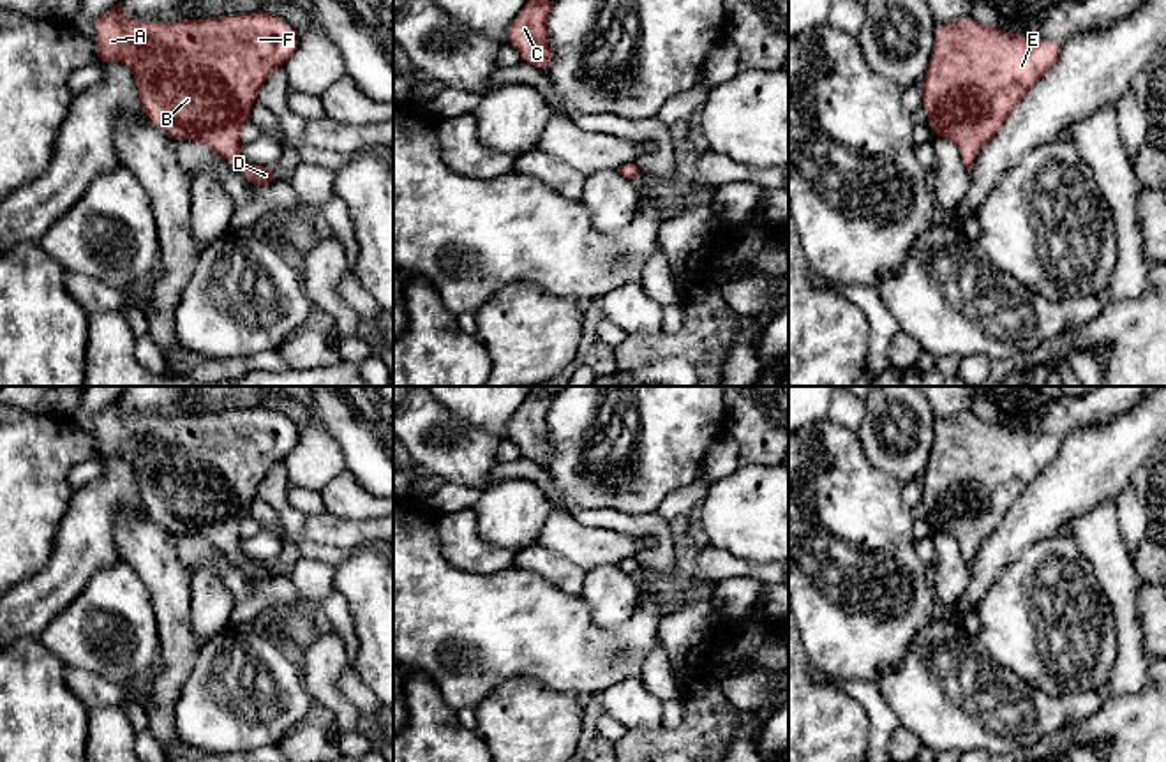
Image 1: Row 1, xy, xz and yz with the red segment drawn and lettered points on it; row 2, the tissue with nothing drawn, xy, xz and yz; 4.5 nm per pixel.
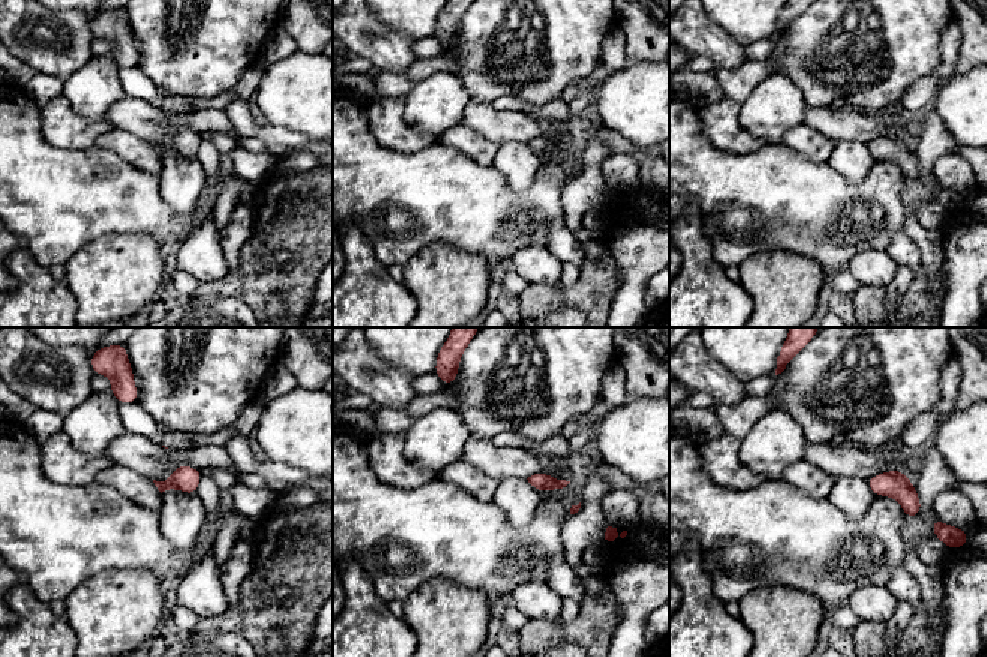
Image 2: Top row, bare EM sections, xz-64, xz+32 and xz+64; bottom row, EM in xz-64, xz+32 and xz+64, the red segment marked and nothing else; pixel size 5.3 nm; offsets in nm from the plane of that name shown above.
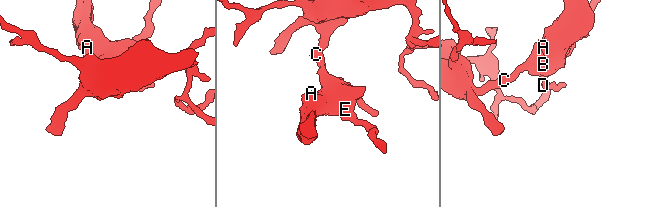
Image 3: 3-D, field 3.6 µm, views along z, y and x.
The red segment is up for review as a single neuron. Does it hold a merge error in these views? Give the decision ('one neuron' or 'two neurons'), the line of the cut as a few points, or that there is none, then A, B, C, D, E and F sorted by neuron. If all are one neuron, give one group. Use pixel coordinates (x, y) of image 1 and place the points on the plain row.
one neuron; cut none; groups A B C D E F

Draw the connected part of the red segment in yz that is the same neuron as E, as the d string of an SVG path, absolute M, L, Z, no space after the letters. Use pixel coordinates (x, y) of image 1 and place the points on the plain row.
M970 409L937 420L930 460L921 474L921 503L930 510L931 531L951 534L970 566L979 543L995 531L1060 448L1062 439L1055 434L1028 434L1004 423L984 422Z

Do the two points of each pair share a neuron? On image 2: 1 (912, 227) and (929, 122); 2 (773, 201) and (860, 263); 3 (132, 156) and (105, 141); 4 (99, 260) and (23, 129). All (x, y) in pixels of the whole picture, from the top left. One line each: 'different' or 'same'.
1: same
2: different
3: same
4: different

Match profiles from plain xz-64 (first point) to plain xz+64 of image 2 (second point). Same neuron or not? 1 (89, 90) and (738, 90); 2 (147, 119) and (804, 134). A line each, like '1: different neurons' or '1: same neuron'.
1: different neurons
2: different neurons

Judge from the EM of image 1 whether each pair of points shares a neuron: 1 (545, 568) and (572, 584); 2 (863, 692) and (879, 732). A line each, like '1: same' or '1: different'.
1: same
2: same

